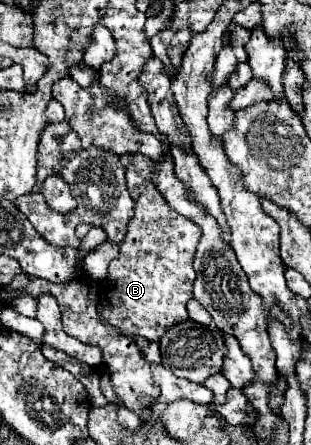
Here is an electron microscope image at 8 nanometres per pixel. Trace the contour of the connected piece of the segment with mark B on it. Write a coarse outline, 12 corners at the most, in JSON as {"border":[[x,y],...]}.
{"border":[[134,154],[136,202],[100,314],[160,342],[188,320],[200,226]]}

